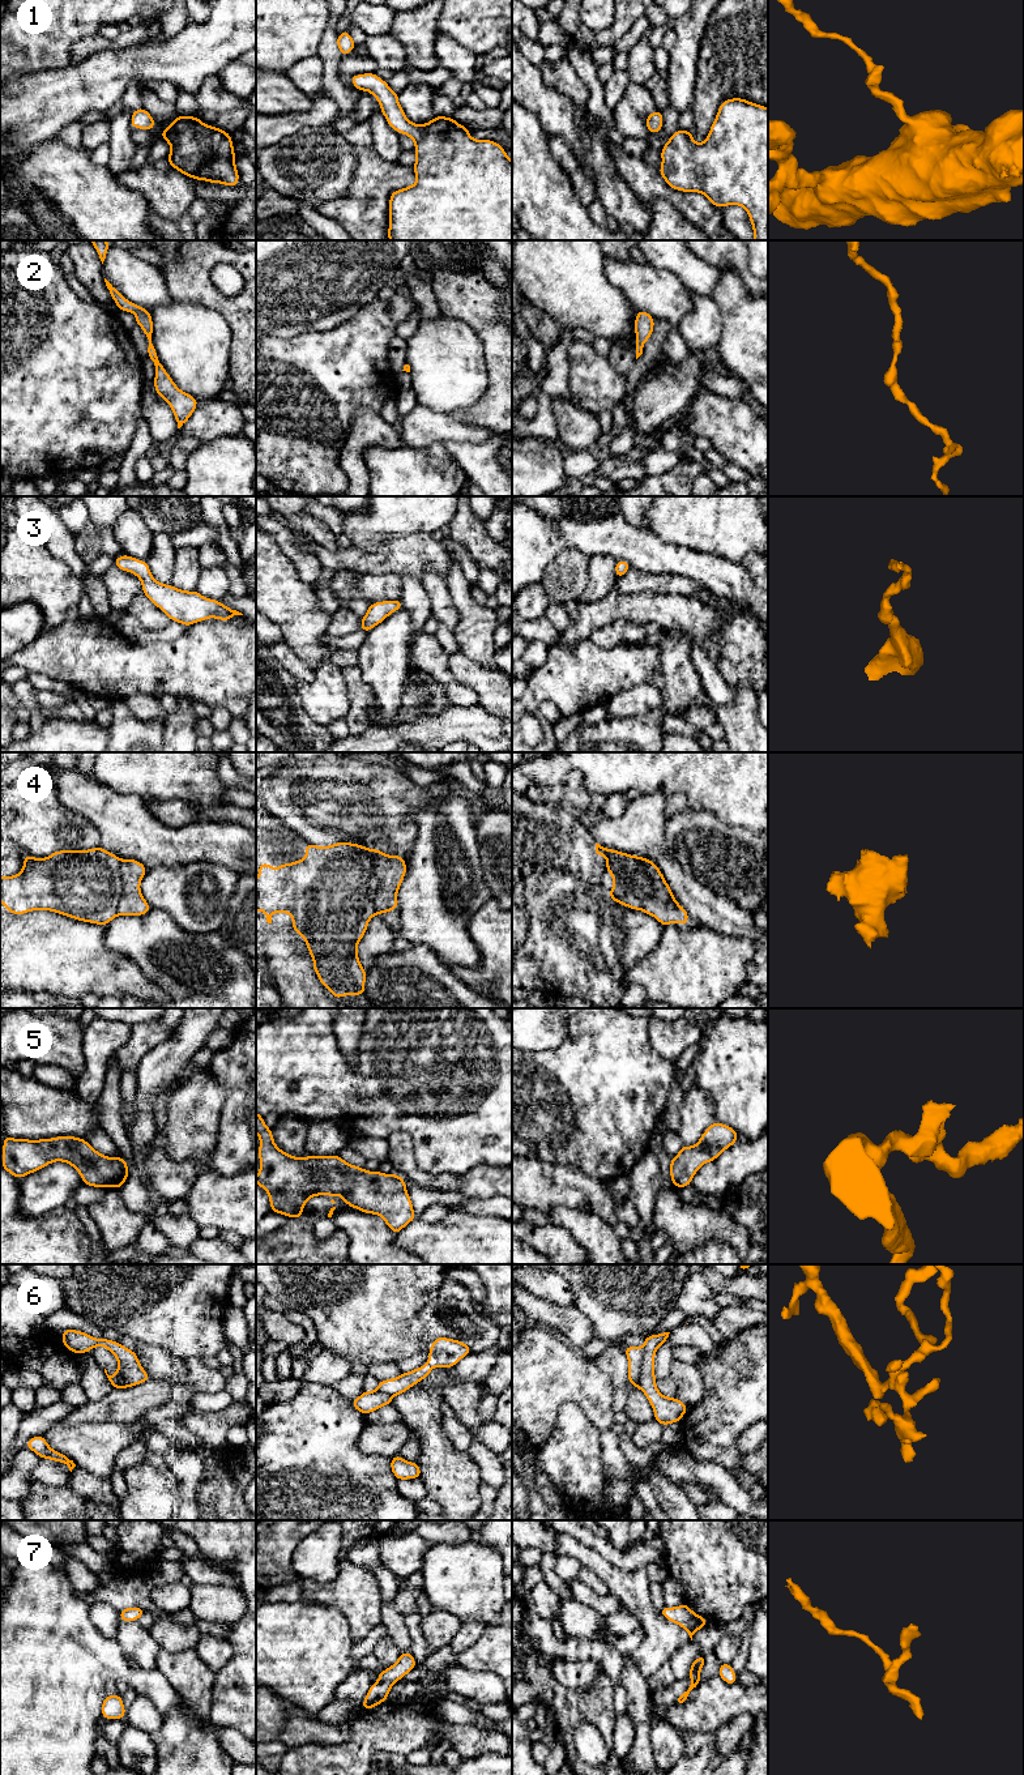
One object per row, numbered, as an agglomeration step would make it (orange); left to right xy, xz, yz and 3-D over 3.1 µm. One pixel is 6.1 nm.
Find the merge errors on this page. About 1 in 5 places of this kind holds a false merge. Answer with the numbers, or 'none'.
4, 6

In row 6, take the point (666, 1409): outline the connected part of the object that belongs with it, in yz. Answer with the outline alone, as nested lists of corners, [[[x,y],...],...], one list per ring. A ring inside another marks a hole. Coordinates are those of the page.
[[[664,1332],[645,1337],[641,1374],[637,1386],[645,1394],[654,1411],[654,1420],[662,1426],[679,1422],[688,1409],[679,1399],[664,1396],[656,1386],[654,1354],[661,1344],[667,1343],[669,1334],[670,1332]]]

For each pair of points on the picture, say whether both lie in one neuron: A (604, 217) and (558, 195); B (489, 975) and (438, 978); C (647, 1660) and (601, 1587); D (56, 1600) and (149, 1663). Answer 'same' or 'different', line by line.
A: different
B: different
C: different
D: different

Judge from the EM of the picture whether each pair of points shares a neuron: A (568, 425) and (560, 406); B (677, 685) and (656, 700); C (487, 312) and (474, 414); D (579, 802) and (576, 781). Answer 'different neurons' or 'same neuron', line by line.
A: same neuron
B: different neurons
C: same neuron
D: same neuron

